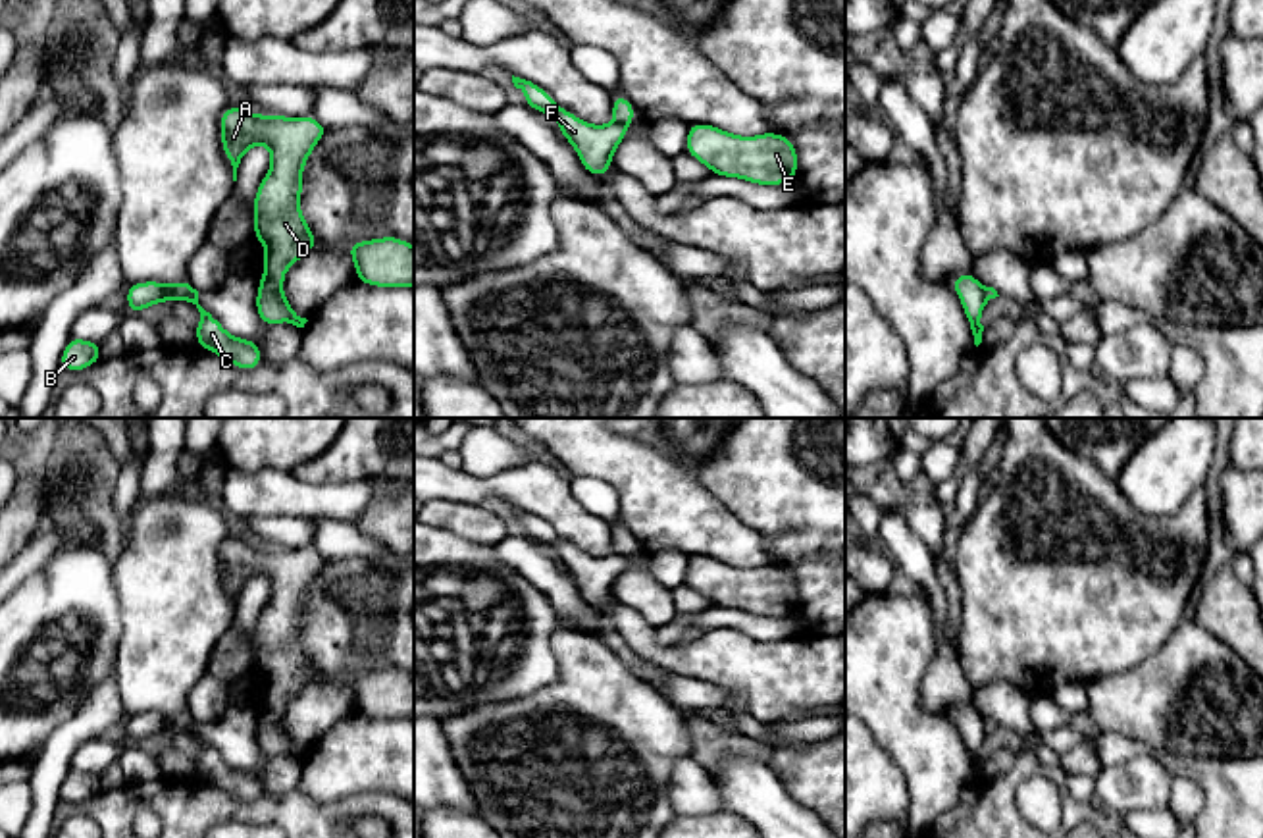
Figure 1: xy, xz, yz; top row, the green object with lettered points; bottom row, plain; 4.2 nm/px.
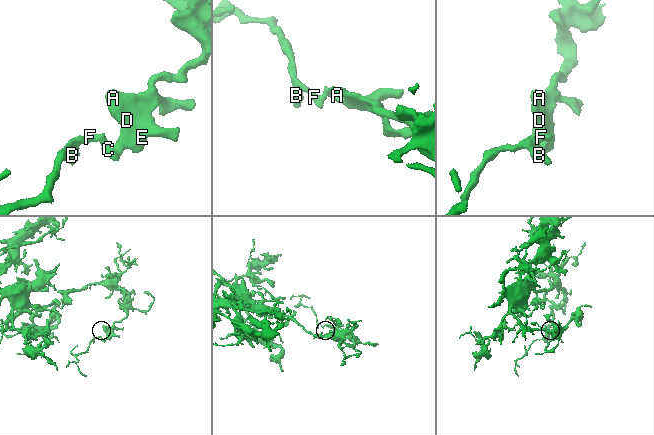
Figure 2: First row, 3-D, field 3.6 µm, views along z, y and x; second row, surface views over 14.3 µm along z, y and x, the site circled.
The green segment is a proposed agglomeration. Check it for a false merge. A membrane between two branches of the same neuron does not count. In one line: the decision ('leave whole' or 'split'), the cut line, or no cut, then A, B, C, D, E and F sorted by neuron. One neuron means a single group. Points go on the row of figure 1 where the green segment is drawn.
split; cut xy (195, 289), (183, 299); groups A C D E / B F

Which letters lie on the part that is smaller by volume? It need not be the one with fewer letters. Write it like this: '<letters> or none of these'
B, F

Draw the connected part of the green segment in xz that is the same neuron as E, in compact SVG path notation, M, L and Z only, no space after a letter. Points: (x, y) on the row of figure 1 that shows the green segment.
M689 123L685 152L710 173L755 185L784 185L797 179L797 150L776 133L739 137L709 123Z

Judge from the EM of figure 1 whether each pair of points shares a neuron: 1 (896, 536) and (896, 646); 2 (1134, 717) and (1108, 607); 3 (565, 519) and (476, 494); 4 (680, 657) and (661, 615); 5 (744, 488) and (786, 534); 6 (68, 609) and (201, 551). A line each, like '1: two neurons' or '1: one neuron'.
1: two neurons
2: two neurons
3: one neuron
4: two neurons
5: one neuron
6: two neurons

